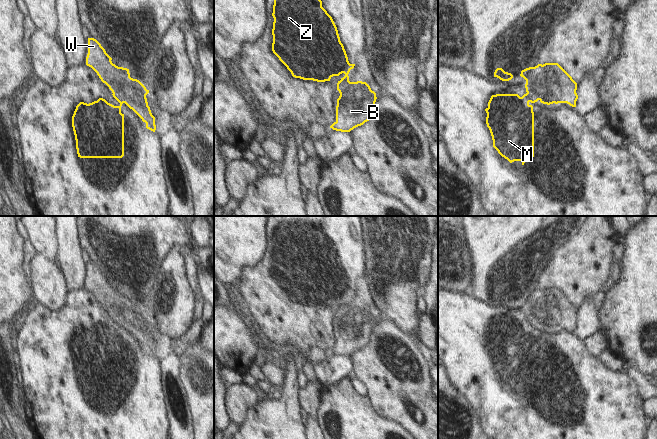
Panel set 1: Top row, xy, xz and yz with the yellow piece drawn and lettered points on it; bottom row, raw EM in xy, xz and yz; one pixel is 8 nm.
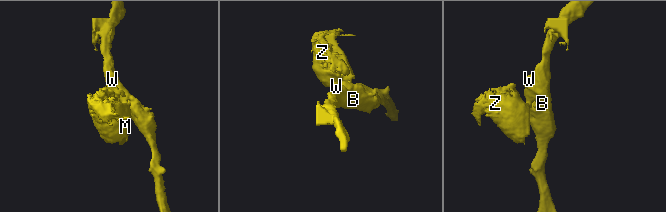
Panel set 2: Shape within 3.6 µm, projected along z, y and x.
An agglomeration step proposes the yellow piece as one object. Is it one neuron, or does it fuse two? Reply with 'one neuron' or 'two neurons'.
two neurons

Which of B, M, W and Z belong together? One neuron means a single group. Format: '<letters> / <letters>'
B W / M Z

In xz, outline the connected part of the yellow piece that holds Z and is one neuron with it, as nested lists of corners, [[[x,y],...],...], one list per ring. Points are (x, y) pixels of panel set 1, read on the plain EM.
[[[271,216],[270,219],[274,221],[274,229],[273,229],[273,237],[272,237],[272,240],[274,242],[273,253],[272,253],[272,259],[273,259],[272,275],[273,277],[287,291],[287,293],[291,296],[292,300],[295,302],[300,302],[303,304],[313,304],[317,306],[325,306],[325,305],[330,305],[330,303],[333,300],[339,300],[340,298],[344,297],[345,300],[341,302],[341,304],[338,305],[337,307],[337,314],[340,315],[341,313],[344,312],[346,316],[348,317],[350,315],[350,310],[352,307],[349,305],[348,298],[350,294],[354,292],[355,288],[349,287],[344,270],[340,265],[337,251],[332,241],[322,231],[322,225],[319,223],[316,216]]]

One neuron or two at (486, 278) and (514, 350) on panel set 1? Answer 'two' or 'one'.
two

